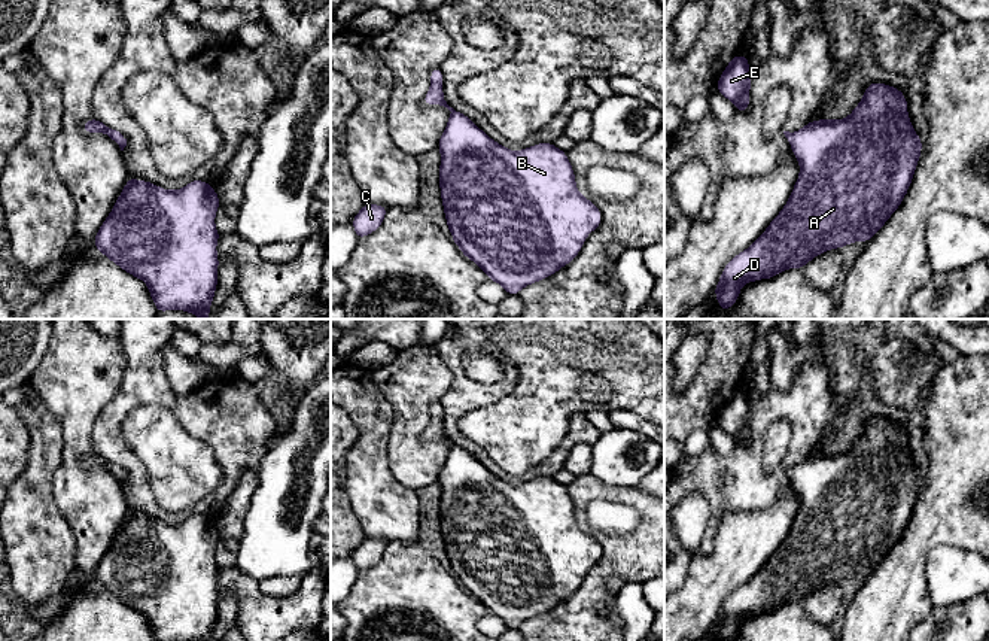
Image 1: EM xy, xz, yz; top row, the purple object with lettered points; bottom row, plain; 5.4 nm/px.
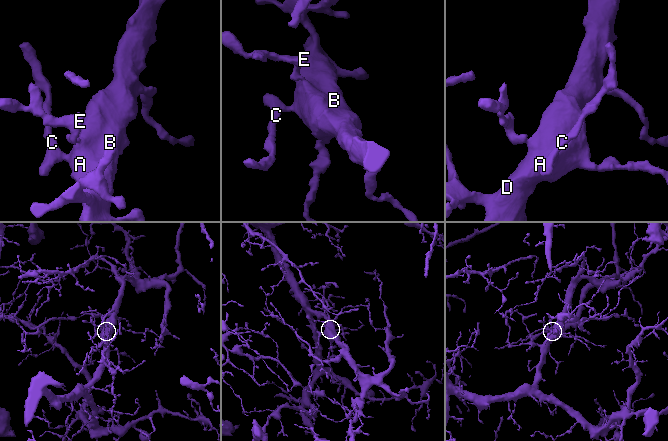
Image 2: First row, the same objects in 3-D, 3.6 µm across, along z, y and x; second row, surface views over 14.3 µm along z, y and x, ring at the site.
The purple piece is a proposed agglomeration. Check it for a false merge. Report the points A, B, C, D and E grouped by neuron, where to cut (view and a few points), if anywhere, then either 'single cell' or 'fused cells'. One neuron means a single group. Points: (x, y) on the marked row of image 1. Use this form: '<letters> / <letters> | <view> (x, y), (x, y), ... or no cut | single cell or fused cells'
A B C D E | no cut | single cell

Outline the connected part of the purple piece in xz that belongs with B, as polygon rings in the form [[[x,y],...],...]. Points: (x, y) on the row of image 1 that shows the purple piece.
[[[435,67],[430,72],[430,89],[422,103],[439,104],[451,112],[438,143],[439,188],[448,230],[462,253],[484,270],[490,280],[502,285],[509,295],[518,295],[524,286],[550,277],[575,259],[587,236],[600,225],[602,213],[576,189],[575,173],[566,152],[553,143],[536,143],[518,152],[506,149],[492,140],[466,115],[447,104],[442,82],[441,69]]]

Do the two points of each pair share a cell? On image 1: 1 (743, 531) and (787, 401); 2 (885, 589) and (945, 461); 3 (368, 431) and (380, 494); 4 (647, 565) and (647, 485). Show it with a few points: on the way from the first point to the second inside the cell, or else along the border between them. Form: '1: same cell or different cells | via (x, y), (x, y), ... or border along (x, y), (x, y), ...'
1: different cells | border along (779, 494), (763, 509), (726, 512), (717, 526)
2: same cell | via (907, 558), (924, 532), (945, 512), (945, 492)
3: same cell | via (370, 446), (370, 479)
4: different cells | border along (635, 486), (648, 494)

